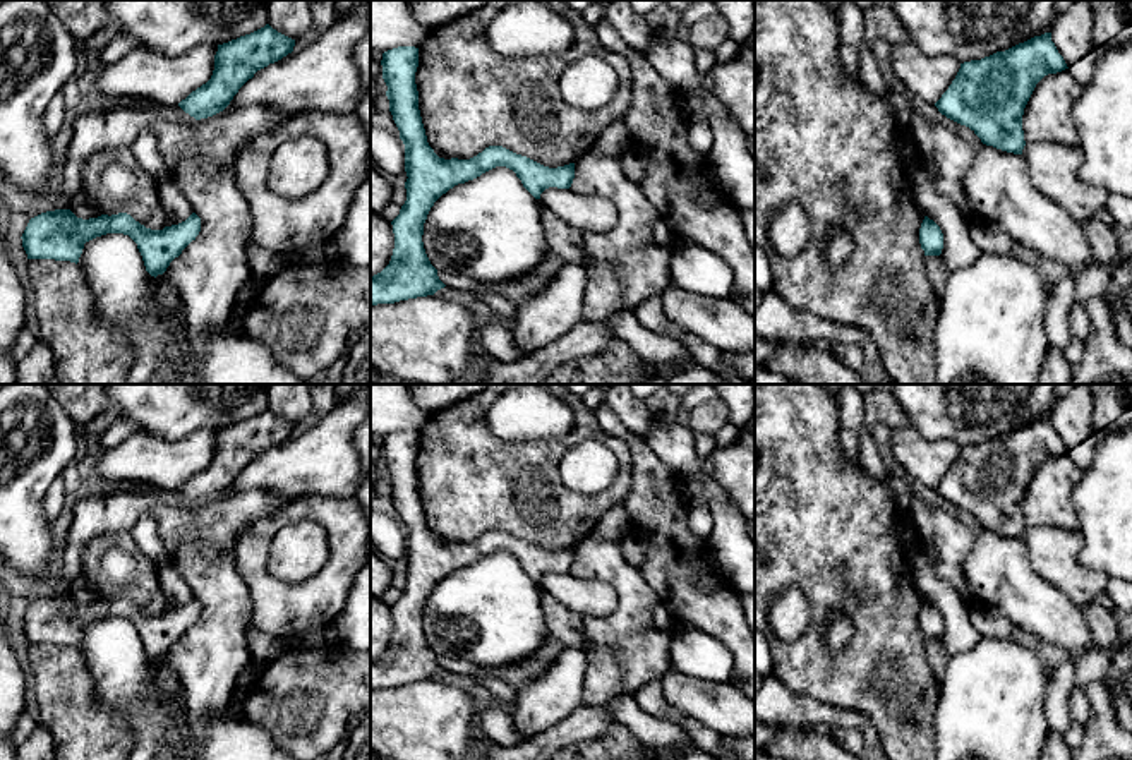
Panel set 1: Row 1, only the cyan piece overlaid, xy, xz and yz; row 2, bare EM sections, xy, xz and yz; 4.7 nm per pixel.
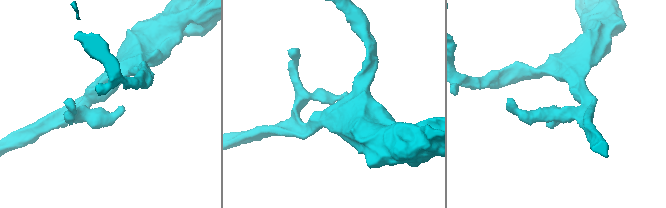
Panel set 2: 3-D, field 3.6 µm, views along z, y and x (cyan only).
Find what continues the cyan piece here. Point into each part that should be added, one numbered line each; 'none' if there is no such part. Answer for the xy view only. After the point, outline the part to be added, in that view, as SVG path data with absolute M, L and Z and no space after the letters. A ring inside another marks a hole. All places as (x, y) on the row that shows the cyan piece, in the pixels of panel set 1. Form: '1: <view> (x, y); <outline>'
none

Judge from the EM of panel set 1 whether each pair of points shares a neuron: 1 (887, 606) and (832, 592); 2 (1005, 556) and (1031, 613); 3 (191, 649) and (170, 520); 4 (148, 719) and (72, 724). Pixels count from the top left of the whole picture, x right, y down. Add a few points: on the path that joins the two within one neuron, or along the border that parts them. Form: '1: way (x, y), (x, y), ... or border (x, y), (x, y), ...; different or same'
1: way (873, 592), (870, 589), (846, 589); same
2: way (1005, 570), (1011, 585), (1024, 599); same
3: way (211, 616), (211, 572), (198, 553); same
4: border (96, 699), (127, 717), (136, 741); different

